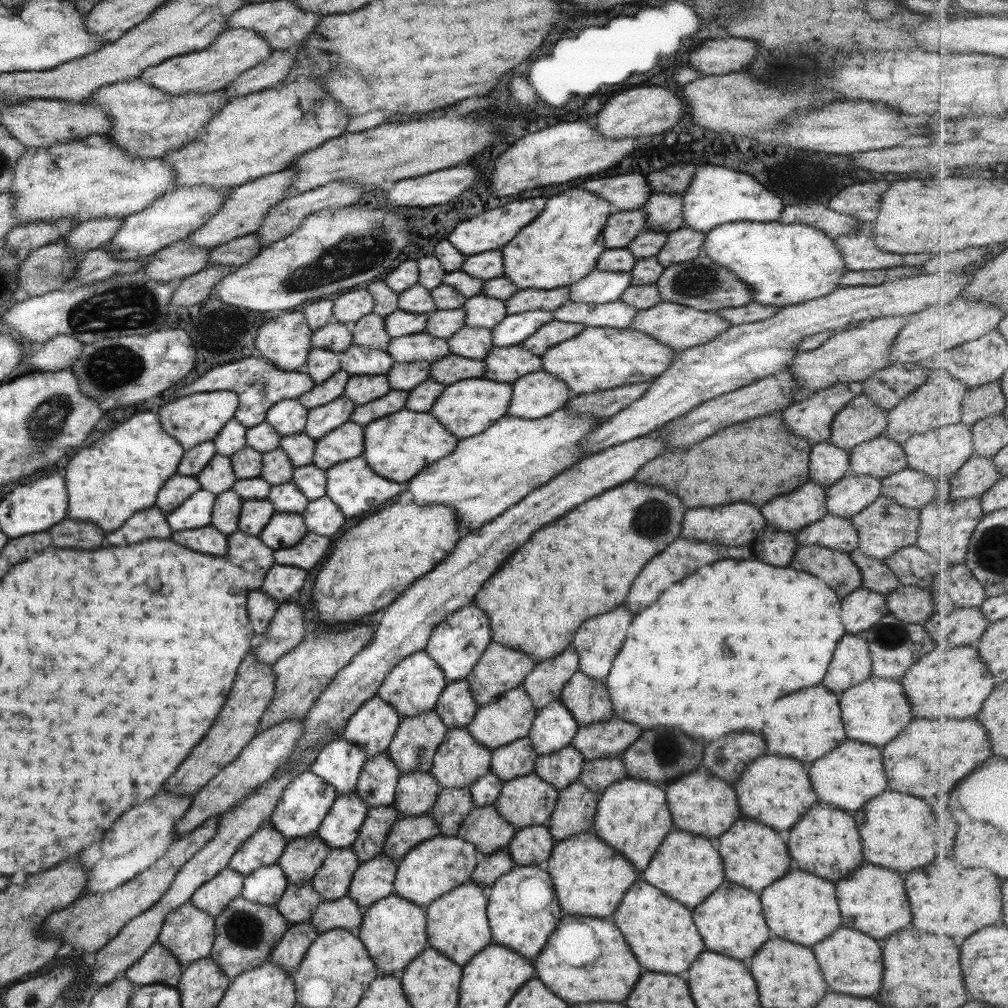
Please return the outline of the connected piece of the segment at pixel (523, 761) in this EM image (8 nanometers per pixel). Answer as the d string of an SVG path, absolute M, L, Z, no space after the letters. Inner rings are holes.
M520 738L491 750L490 772L500 781L527 775L533 773L537 757L530 740Z

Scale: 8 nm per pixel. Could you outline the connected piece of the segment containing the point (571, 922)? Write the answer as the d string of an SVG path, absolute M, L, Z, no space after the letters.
M573 916L573 918L561 918L557 926L579 926L579 944L587 944L587 940L597 942L597 950L585 950L583 956L595 956L593 964L583 966L571 966L557 954L557 946L553 940L557 938L557 930L545 941L541 954L535 960L535 972L537 978L557 996L565 1002L623 1002L627 994L631 992L631 986L637 982L641 974L641 966L635 962L635 956L631 954L629 946L625 944L621 932L613 926L609 920L599 918L585 918L585 916Z

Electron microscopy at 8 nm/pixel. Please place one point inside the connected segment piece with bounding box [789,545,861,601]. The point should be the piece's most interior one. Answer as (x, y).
(836, 567)

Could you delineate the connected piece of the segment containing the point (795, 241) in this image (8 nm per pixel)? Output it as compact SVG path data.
M729 222L705 233L699 249L717 266L723 266L749 286L753 302L778 308L825 296L839 287L839 277L847 271L835 242L824 232L807 226L781 226L773 222Z

